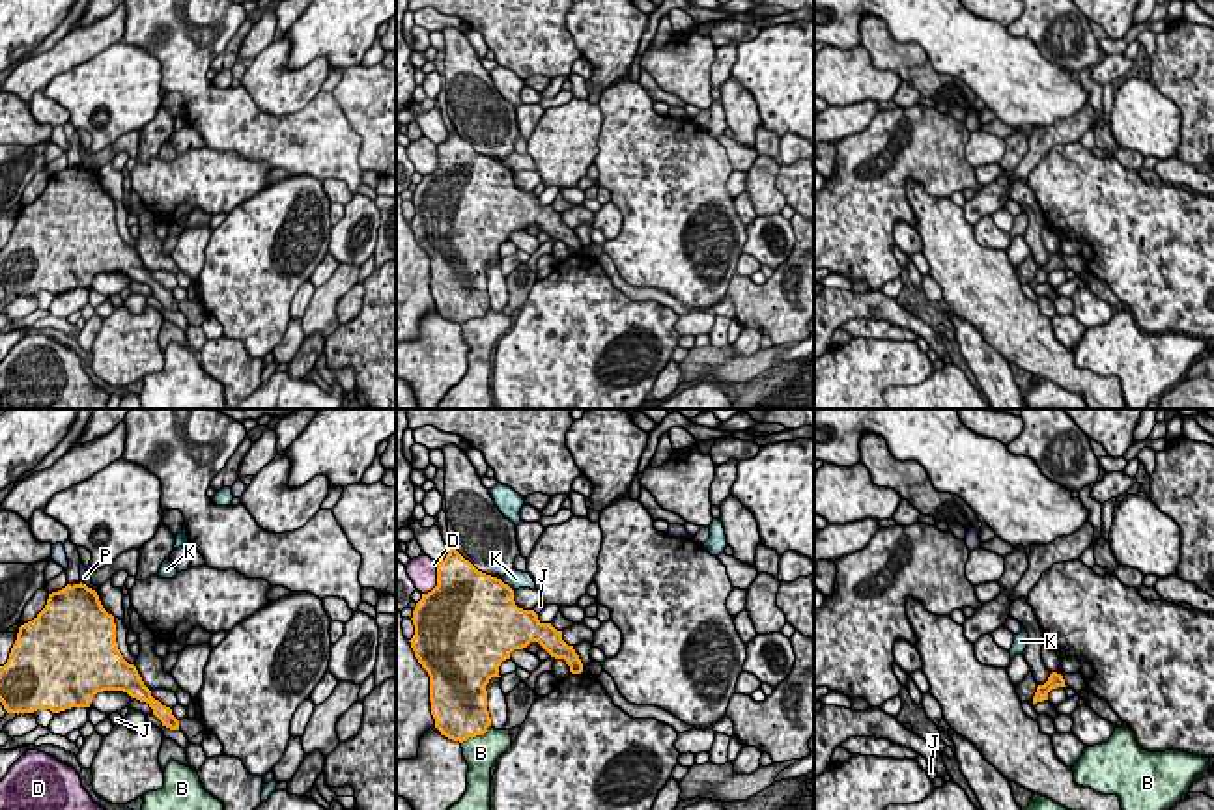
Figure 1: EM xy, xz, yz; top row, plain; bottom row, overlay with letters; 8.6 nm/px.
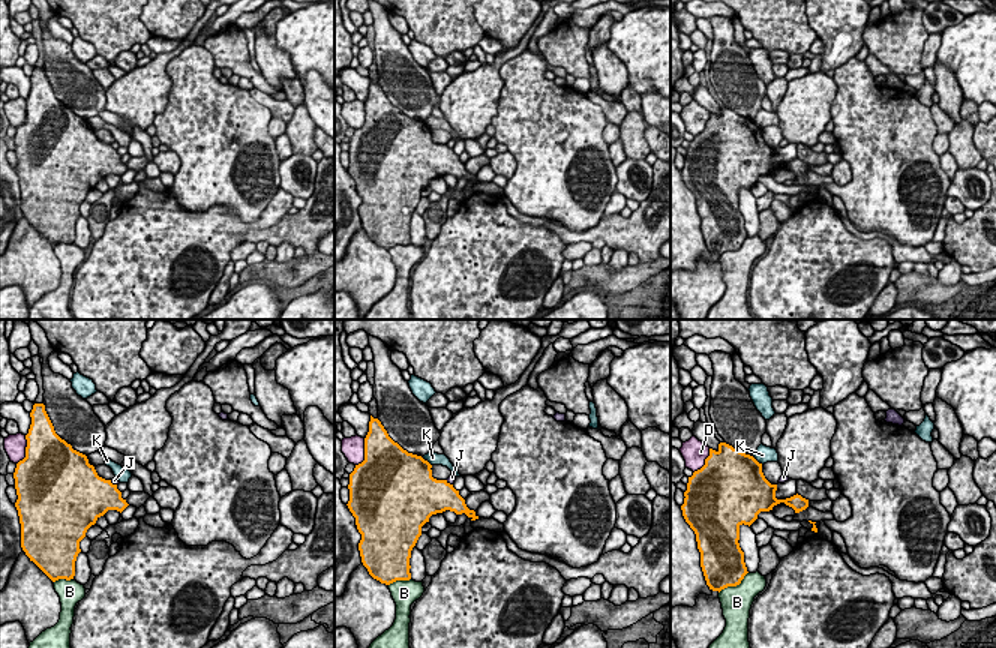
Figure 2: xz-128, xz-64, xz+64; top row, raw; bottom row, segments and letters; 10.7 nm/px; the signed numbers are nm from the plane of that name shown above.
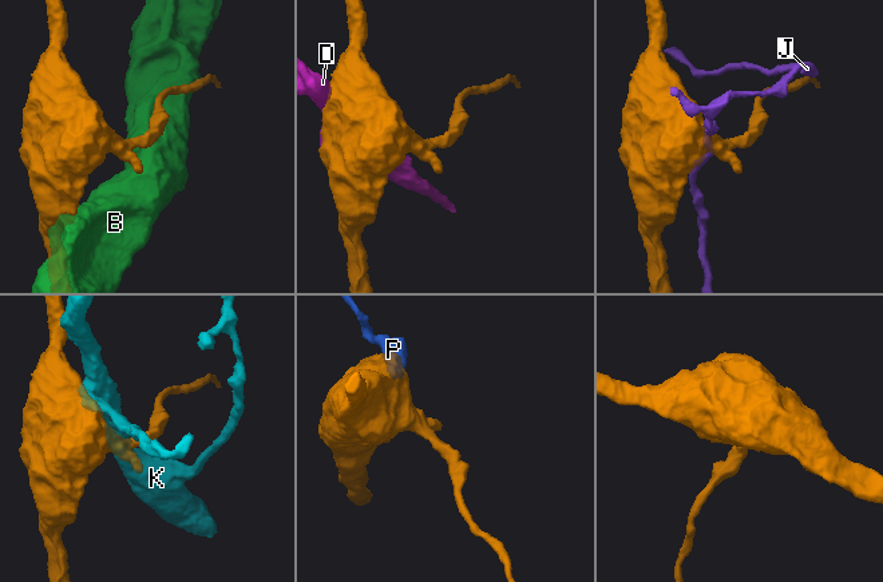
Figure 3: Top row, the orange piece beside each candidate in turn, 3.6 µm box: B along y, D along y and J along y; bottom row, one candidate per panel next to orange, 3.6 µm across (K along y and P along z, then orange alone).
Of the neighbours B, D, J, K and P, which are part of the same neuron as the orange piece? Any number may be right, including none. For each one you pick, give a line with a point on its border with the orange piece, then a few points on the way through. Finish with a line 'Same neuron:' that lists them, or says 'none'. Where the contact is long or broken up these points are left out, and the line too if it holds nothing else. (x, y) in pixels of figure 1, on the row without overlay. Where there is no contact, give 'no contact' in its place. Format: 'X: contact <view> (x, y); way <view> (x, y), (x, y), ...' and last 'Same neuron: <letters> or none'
Same neuron: none

